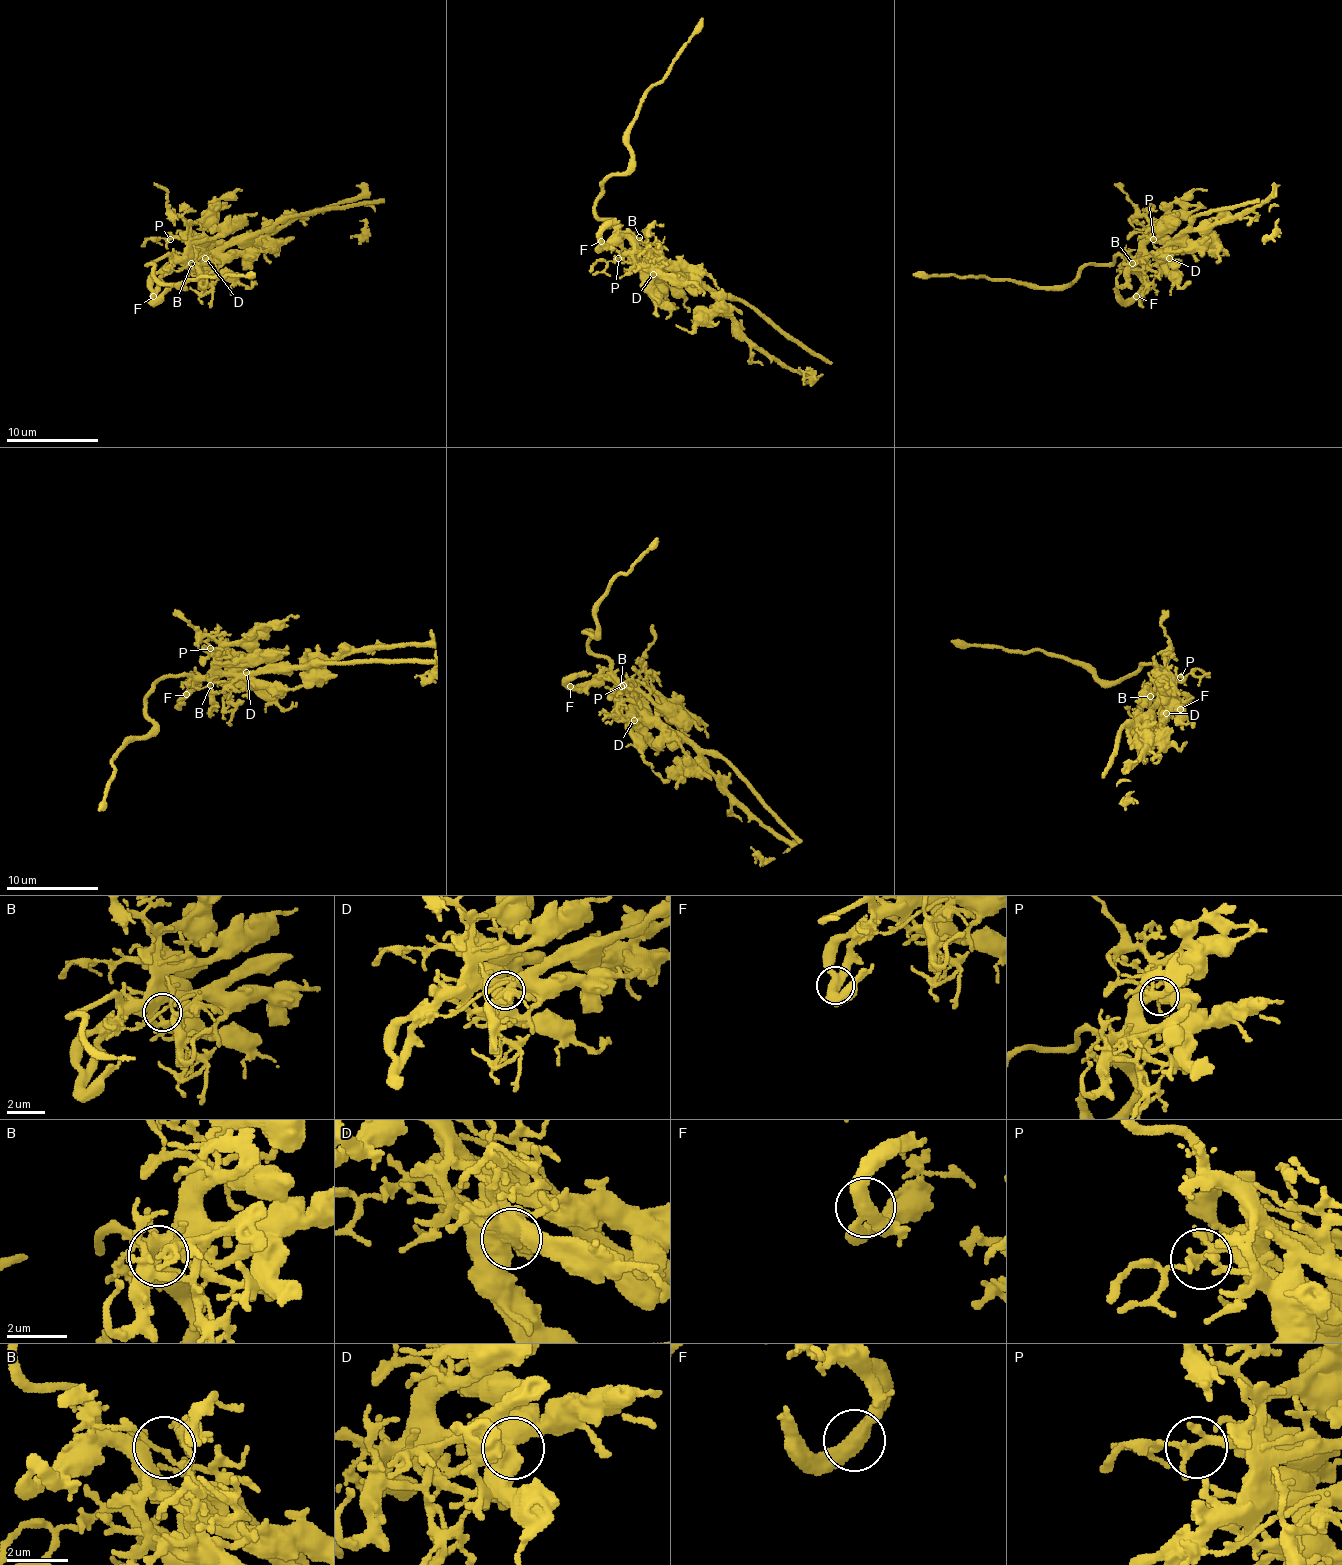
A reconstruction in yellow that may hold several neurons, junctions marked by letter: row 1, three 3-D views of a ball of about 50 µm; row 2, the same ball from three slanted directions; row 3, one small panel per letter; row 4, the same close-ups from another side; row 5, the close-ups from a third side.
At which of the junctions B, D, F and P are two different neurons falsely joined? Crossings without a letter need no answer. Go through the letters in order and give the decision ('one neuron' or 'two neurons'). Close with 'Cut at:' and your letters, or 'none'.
B: one neuron
D: one neuron
F: one neuron
P: one neuron
Cut at: none

